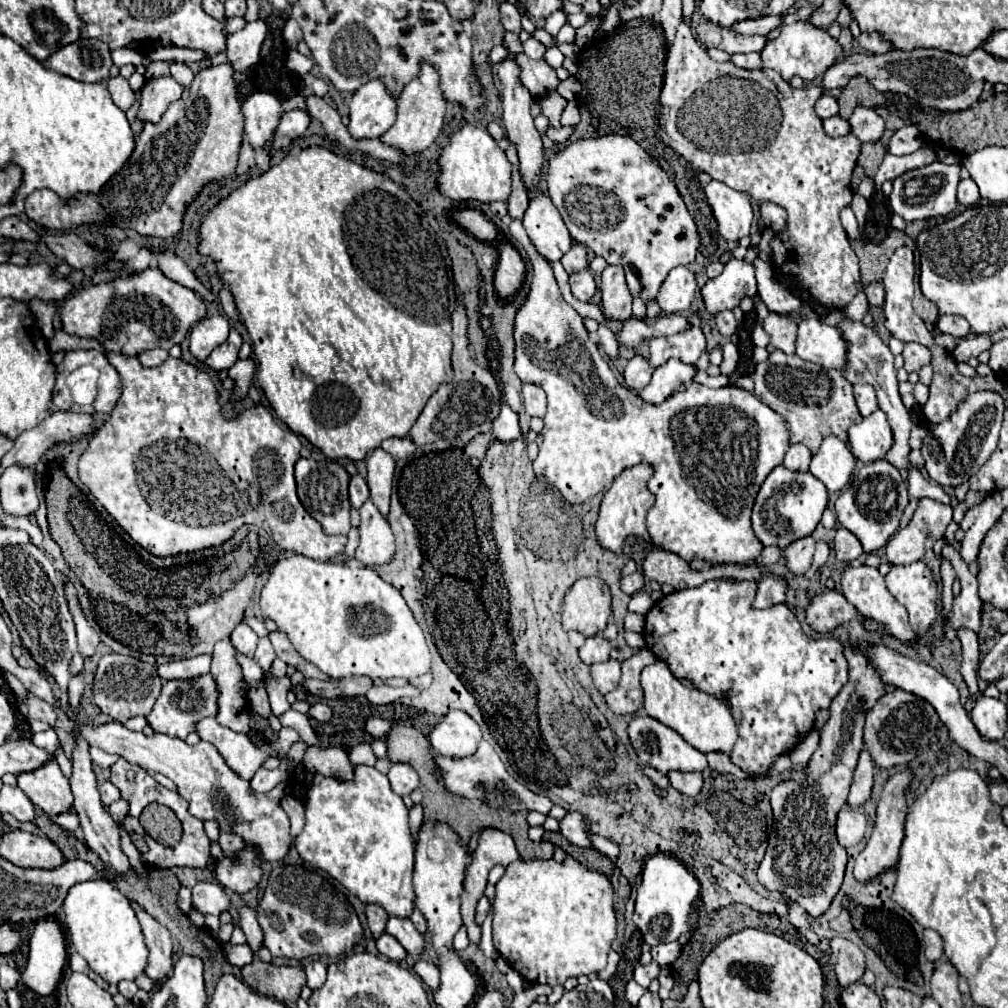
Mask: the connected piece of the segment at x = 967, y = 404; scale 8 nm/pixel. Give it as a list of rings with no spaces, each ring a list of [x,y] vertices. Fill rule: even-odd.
[[[980,391],[966,395],[946,421],[932,425],[922,445],[922,457],[930,479],[944,487],[958,487],[972,477],[990,459],[998,445],[1002,411],[1004,401],[998,393]]]

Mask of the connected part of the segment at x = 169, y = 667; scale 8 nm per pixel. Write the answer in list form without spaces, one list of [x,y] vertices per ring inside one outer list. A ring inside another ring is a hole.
[[[198,655],[198,657],[190,657],[190,659],[178,659],[178,661],[170,661],[164,665],[158,665],[158,675],[164,681],[170,679],[182,679],[182,681],[190,681],[196,679],[200,675],[210,673],[210,655]]]

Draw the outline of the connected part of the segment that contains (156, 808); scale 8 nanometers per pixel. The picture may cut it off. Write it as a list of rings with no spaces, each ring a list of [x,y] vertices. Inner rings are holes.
[[[158,803],[148,805],[140,815],[140,823],[144,825],[146,833],[160,841],[162,845],[172,845],[172,837],[182,835],[182,823],[174,815],[174,811],[166,805]]]

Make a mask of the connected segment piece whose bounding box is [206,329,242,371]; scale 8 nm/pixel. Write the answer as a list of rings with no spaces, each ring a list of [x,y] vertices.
[[[232,329],[230,337],[210,353],[210,357],[206,359],[206,365],[210,369],[216,369],[216,371],[230,369],[238,359],[240,345],[242,345],[242,337],[240,337],[240,333],[236,329]]]

